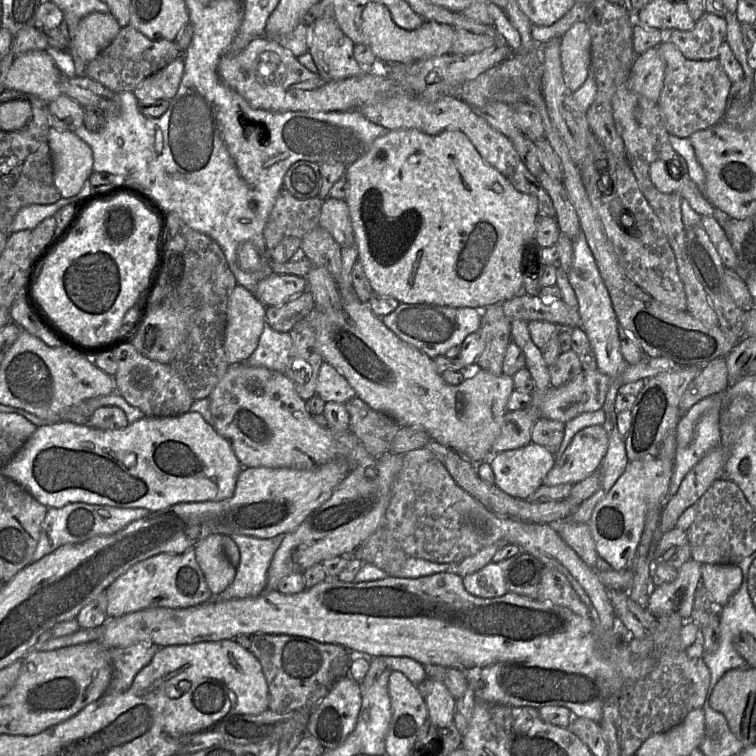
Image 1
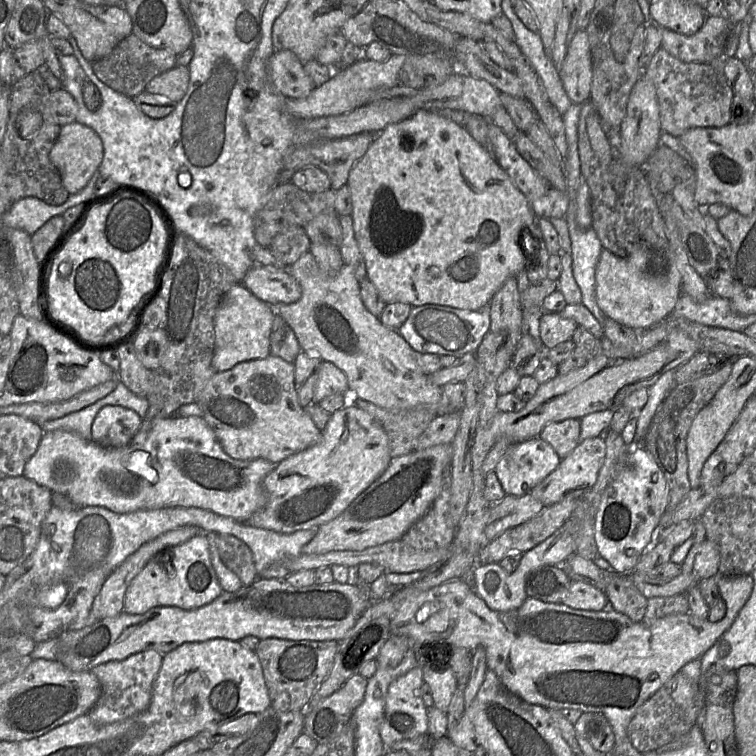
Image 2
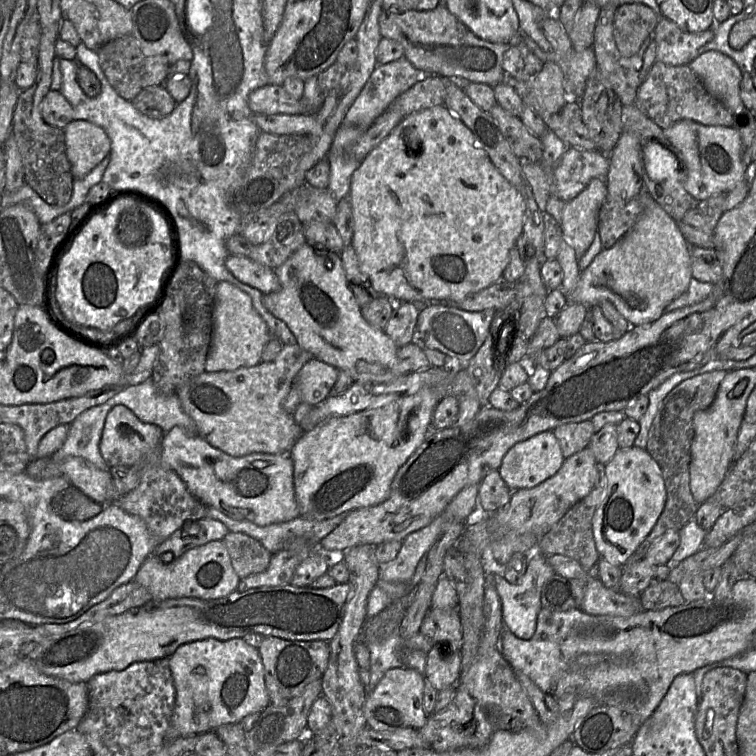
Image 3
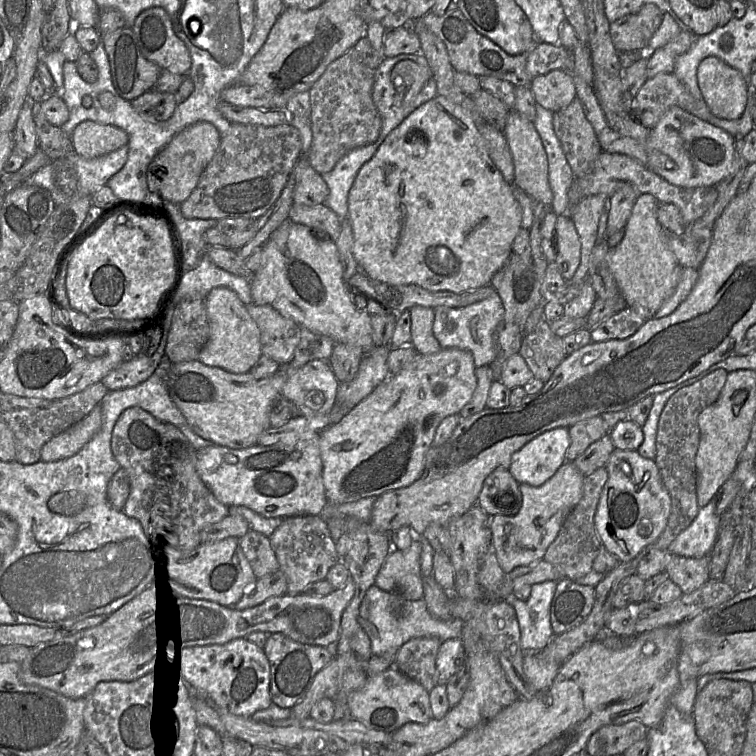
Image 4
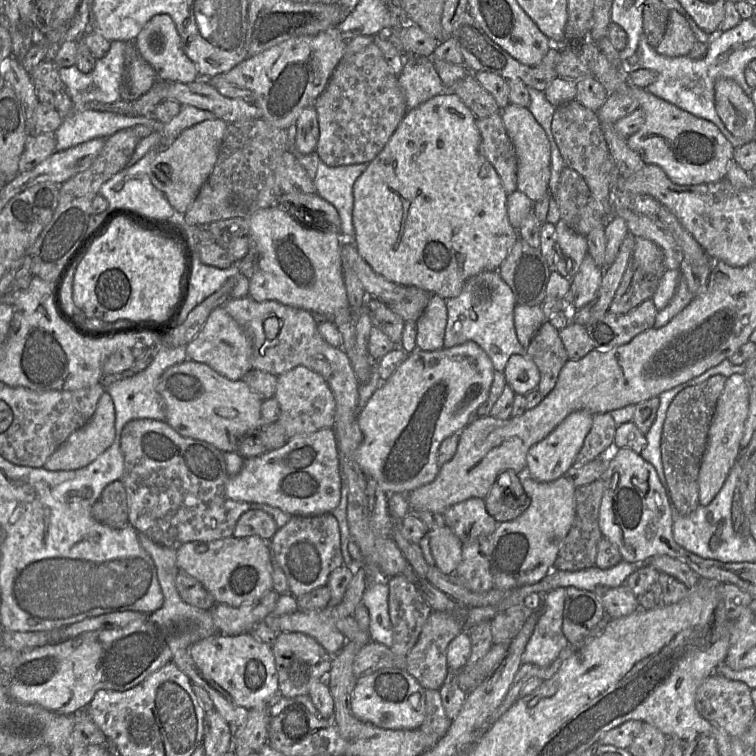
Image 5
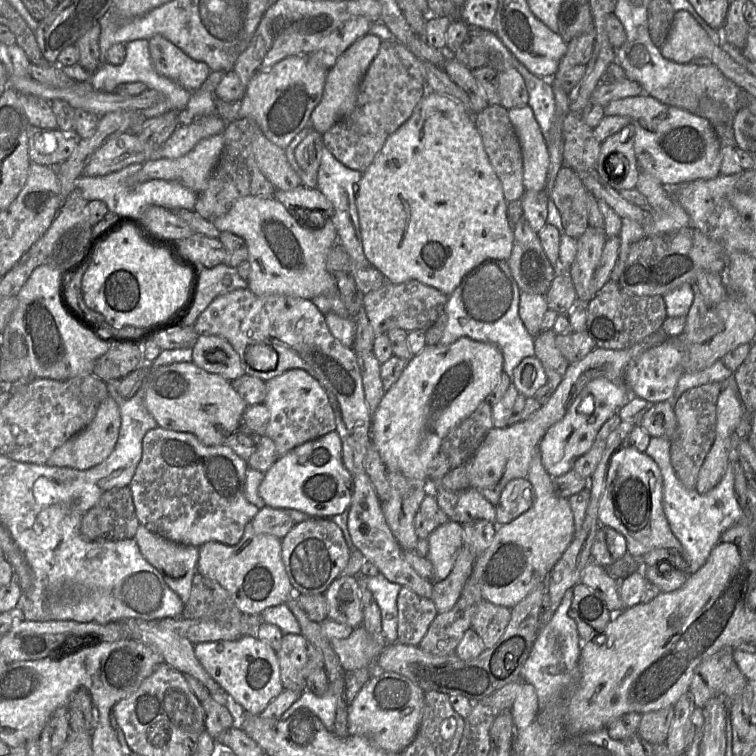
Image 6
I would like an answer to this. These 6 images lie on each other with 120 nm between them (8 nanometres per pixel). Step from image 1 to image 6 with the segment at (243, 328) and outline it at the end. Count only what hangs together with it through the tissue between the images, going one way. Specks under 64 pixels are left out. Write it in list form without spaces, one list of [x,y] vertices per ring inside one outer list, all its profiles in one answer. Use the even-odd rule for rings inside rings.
[[[201,334],[192,347],[192,362],[201,369],[231,382],[245,374],[240,357],[231,344],[216,335]]]

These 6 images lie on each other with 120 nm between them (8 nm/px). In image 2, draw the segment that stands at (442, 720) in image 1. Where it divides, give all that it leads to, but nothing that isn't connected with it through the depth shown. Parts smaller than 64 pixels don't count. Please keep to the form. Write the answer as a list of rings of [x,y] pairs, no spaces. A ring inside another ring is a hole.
[[[431,665],[422,666],[422,676],[433,697],[433,706],[448,712],[450,702],[457,690],[457,681],[452,669],[435,669]]]

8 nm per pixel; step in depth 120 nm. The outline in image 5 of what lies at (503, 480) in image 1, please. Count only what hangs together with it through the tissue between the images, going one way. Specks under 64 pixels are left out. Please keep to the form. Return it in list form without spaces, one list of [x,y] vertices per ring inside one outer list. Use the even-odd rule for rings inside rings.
[[[579,410],[569,414],[547,437],[532,446],[526,456],[526,473],[539,482],[552,482],[573,466],[593,422],[593,414]]]

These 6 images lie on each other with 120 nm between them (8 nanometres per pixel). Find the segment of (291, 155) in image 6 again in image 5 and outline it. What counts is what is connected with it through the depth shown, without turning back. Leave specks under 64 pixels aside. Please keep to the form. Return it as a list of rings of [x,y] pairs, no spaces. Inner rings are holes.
[[[291,125],[288,128],[288,146],[289,150],[306,170],[309,177],[314,181],[316,193],[332,204],[338,211],[341,225],[340,234],[343,240],[351,240],[354,236],[354,226],[352,221],[353,211],[353,185],[356,179],[366,169],[366,163],[350,164],[337,167],[330,167],[322,162],[318,154],[314,151],[309,154],[302,154],[295,146],[297,128]]]

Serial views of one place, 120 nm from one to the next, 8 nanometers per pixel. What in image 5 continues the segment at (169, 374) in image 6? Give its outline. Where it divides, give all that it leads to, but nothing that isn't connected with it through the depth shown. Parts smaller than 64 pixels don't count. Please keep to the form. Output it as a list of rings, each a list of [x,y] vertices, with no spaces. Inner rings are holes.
[[[188,359],[168,368],[159,379],[157,391],[164,403],[165,422],[183,437],[207,442],[222,452],[236,452],[239,437],[262,430],[260,410],[263,400],[242,379],[229,380],[206,364]]]

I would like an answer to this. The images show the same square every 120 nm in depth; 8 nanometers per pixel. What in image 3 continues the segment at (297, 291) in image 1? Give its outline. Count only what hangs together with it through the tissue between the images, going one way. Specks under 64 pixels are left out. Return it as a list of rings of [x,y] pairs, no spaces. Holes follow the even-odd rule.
[[[229,254],[225,266],[239,281],[263,294],[275,292],[280,287],[279,279],[273,269],[248,257]]]

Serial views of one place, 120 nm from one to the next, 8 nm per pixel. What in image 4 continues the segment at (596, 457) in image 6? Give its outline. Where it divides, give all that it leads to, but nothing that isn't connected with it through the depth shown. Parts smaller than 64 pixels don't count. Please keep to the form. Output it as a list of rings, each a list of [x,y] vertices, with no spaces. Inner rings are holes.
[[[601,416],[582,420],[568,428],[570,445],[566,452],[567,461],[574,461],[595,441],[610,434],[610,428]]]

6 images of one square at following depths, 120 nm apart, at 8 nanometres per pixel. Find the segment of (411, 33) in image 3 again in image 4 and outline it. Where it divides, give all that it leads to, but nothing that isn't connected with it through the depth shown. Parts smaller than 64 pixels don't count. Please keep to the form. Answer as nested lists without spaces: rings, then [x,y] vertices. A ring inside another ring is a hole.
[[[459,9],[442,16],[429,12],[422,19],[425,25],[445,44],[454,71],[477,77],[491,76],[508,81],[514,86],[529,86],[533,80],[534,77],[531,77],[526,70],[528,52],[518,55],[506,53],[492,40],[480,34]]]

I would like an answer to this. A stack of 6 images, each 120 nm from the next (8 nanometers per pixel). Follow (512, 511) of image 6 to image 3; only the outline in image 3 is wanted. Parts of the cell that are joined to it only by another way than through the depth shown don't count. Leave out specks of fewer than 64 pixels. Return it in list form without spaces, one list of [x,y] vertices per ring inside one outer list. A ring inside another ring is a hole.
[[[497,469],[488,473],[481,481],[478,495],[480,510],[484,513],[494,513],[509,503],[512,491]]]

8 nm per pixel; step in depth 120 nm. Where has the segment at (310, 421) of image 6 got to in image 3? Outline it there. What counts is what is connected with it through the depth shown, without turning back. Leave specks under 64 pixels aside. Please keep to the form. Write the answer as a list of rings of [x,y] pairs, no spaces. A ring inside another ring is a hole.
[[[312,358],[301,368],[293,384],[297,387],[302,402],[315,406],[329,396],[338,374],[337,368]]]

